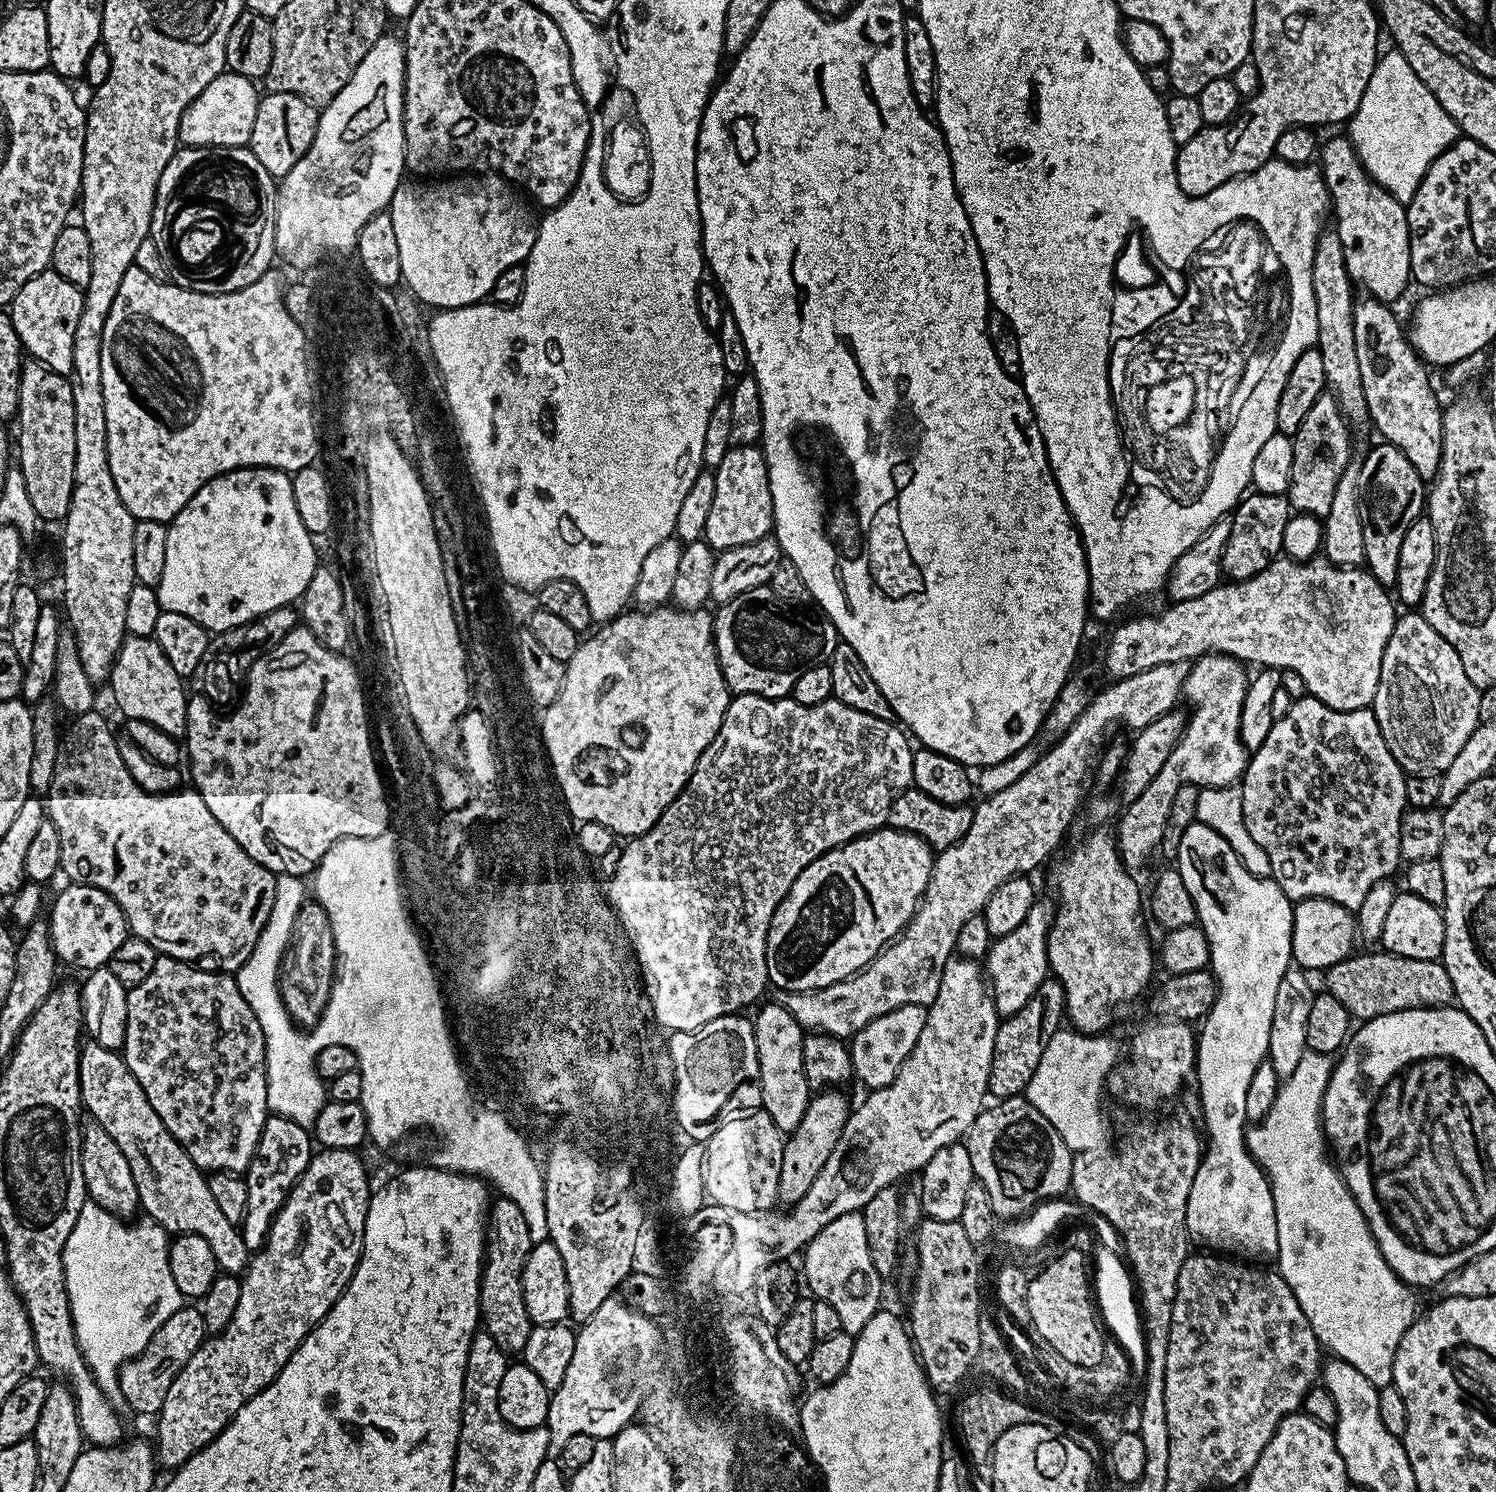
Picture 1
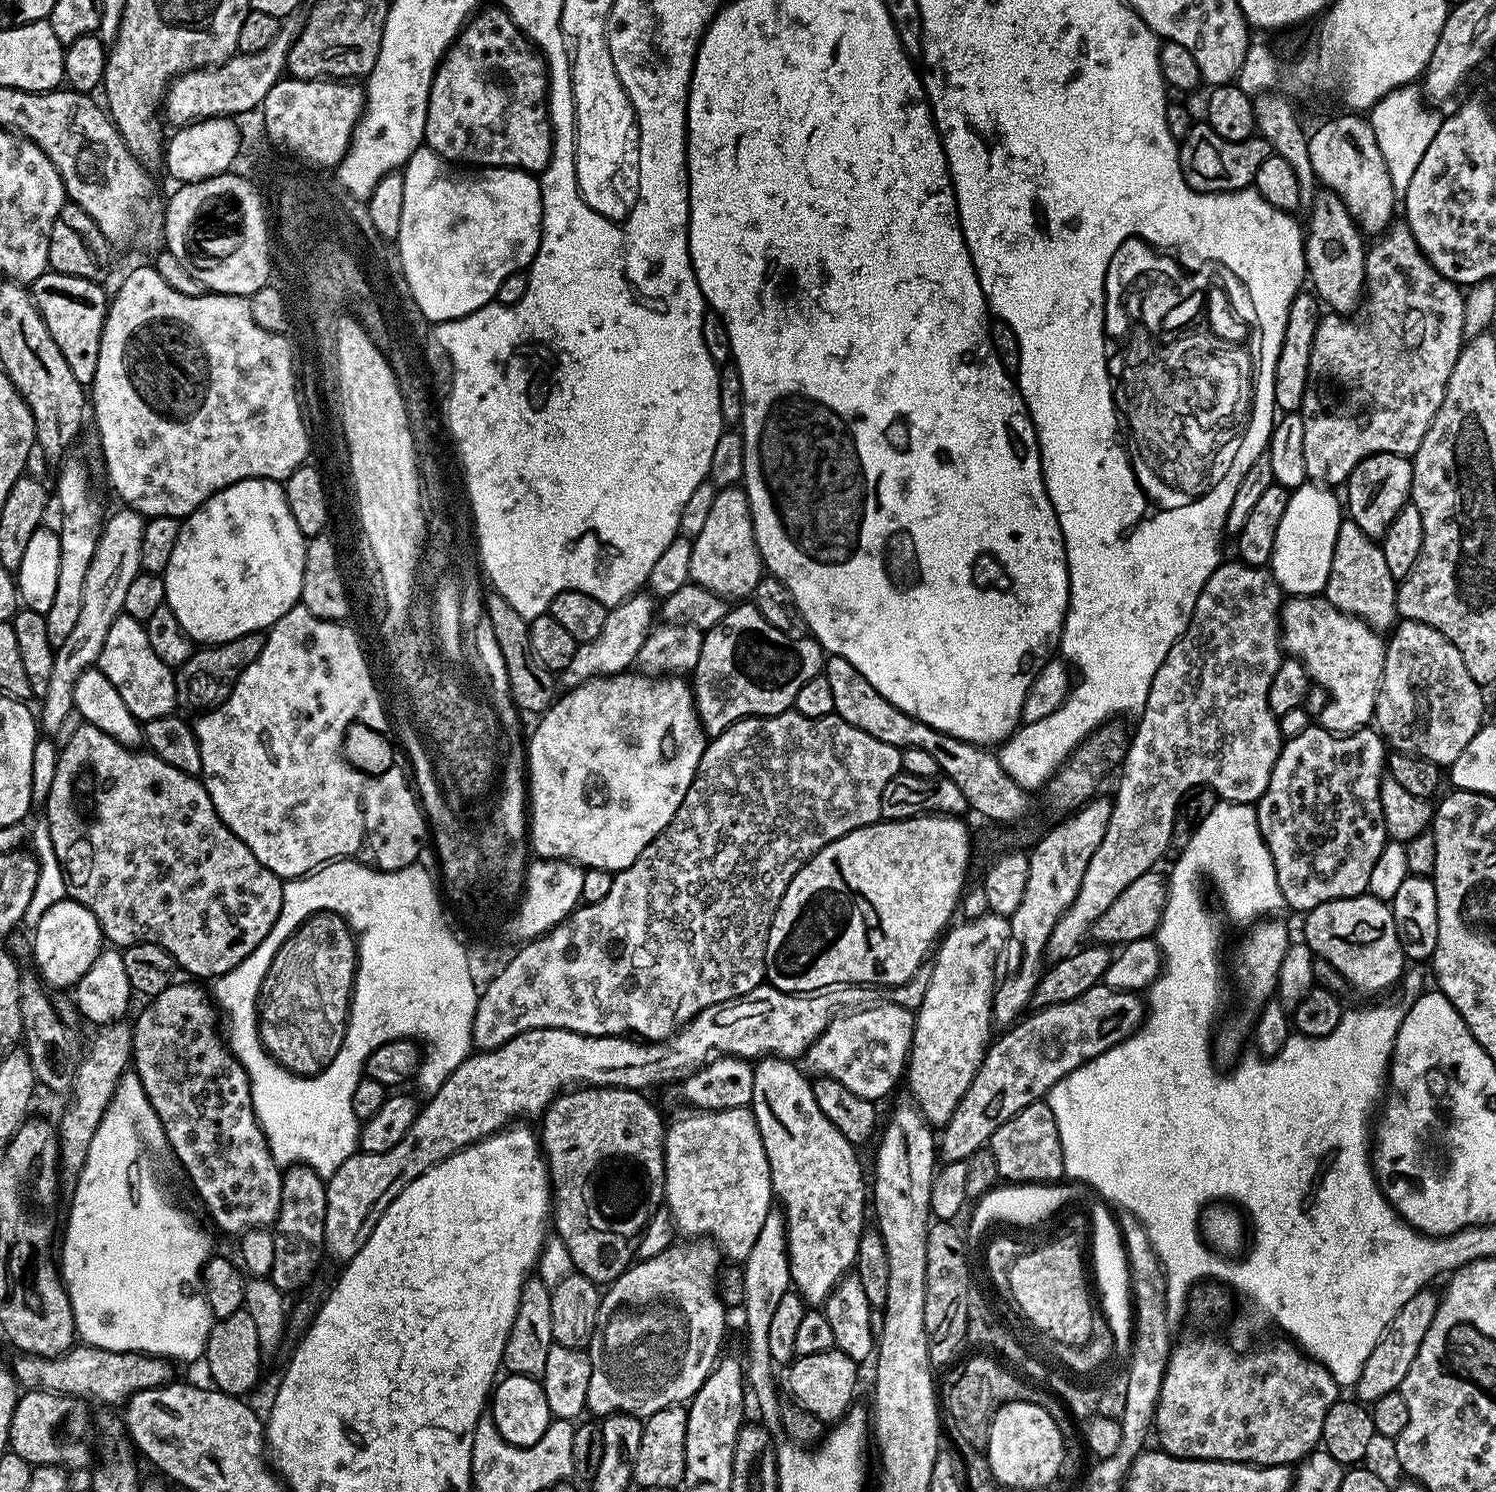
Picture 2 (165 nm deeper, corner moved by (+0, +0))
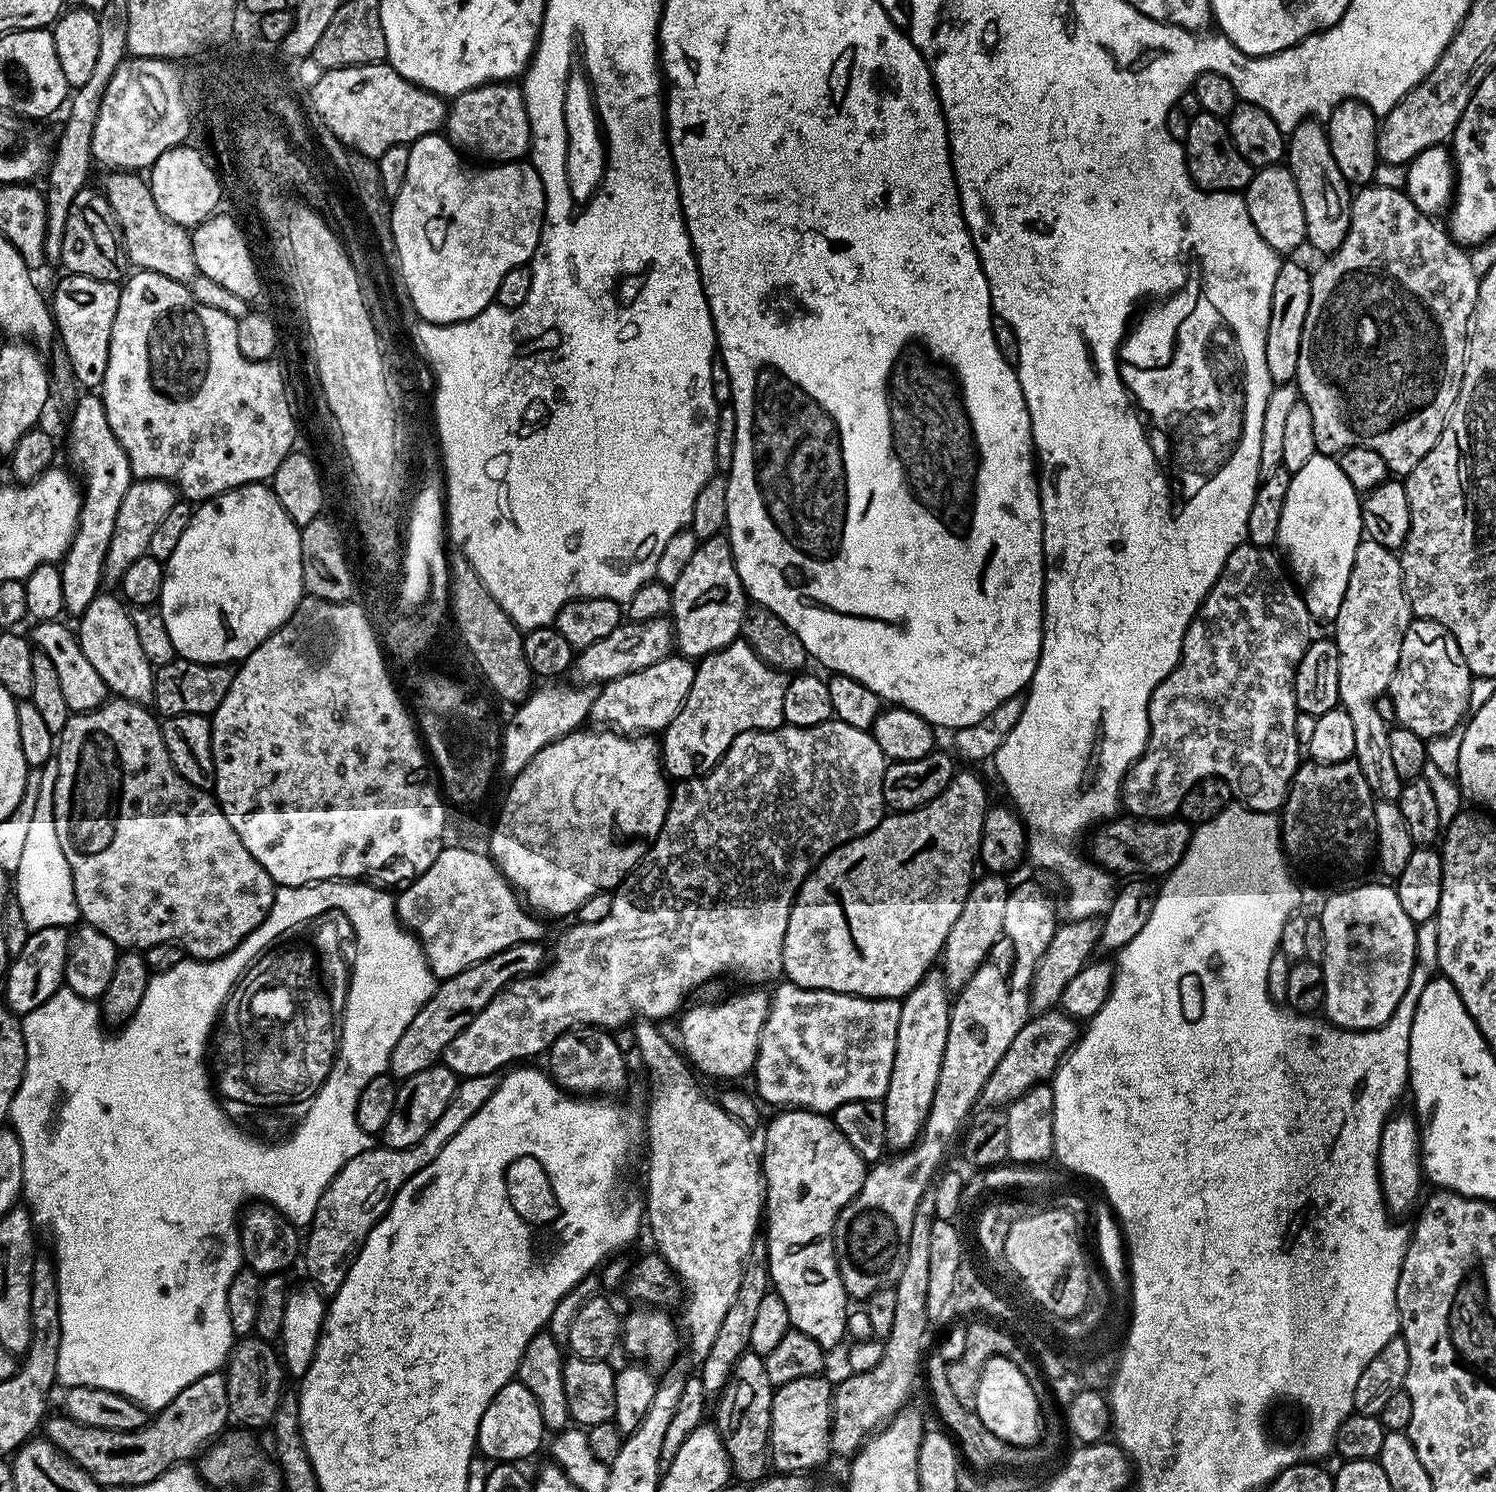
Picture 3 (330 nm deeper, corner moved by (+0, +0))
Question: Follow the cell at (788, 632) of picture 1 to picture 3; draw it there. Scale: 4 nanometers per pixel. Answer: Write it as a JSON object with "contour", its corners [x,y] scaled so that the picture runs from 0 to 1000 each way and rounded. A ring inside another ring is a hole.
{"contour":[[[493,428],[489,432],[485,432],[483,436],[475,437],[474,440],[470,440],[465,445],[465,451],[464,452],[464,457],[461,460],[461,462],[457,468],[457,473],[453,476],[453,479],[450,483],[447,485],[446,488],[443,489],[443,494],[443,514],[450,523],[457,524],[458,523],[463,523],[465,520],[471,520],[475,515],[477,514],[485,505],[485,503],[491,497],[491,495],[493,495],[493,492],[497,491],[509,491],[509,489],[515,489],[515,488],[520,488],[524,485],[524,479],[523,479],[523,468],[525,465],[525,460],[527,459],[527,454],[522,450],[520,448],[515,448],[512,443],[501,433],[497,428]]]}

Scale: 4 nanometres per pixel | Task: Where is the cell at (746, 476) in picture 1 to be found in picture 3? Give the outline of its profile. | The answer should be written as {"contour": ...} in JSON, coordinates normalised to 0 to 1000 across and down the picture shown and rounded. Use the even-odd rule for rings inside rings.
{"contour":[[[482,358],[466,364],[464,374],[461,374],[459,382],[456,382],[456,387],[453,387],[453,390],[448,395],[448,415],[451,419],[451,432],[454,439],[470,441],[475,437],[483,436],[495,426],[499,397],[496,387],[493,387],[486,359]]]}

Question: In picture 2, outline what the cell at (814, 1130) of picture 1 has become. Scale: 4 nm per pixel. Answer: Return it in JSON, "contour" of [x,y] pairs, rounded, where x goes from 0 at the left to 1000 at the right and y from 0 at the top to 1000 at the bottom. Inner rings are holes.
{"contour":[[[517,811],[512,814],[512,819],[509,819],[509,824],[507,826],[507,832],[501,837],[500,842],[496,845],[498,854],[498,873],[496,876],[497,885],[500,887],[500,912],[499,911],[499,928],[501,931],[501,936],[505,938],[505,941],[511,946],[514,946],[516,950],[521,950],[522,936],[519,936],[519,922],[516,920],[517,912],[515,908],[515,899],[512,899],[512,894],[515,894],[515,885],[517,883],[517,878],[523,867],[528,865],[529,855],[528,854],[528,846],[527,845],[527,825],[524,821],[524,813],[521,811]]]}

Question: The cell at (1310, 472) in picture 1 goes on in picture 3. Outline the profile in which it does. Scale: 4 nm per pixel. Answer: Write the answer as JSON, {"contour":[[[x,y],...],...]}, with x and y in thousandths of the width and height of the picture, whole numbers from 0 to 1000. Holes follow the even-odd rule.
{"contour":[[[912,125],[904,131],[904,140],[902,141],[902,154],[900,154],[900,160],[897,162],[897,165],[894,165],[893,169],[890,170],[882,178],[880,178],[880,182],[876,183],[877,191],[876,192],[876,208],[873,208],[873,216],[870,218],[870,229],[868,235],[868,248],[866,249],[866,254],[865,255],[869,261],[869,267],[873,272],[876,272],[876,278],[878,280],[878,299],[880,304],[883,306],[895,306],[896,304],[899,303],[901,300],[915,300],[921,304],[924,304],[924,307],[926,310],[928,317],[932,318],[934,320],[941,320],[941,317],[945,315],[945,312],[948,312],[948,310],[951,310],[951,307],[953,307],[953,304],[956,304],[956,302],[961,296],[961,294],[964,291],[965,284],[968,282],[968,279],[971,276],[971,273],[973,271],[973,267],[976,263],[976,257],[979,253],[979,236],[981,234],[981,218],[984,216],[985,210],[985,205],[988,200],[988,192],[989,191],[989,186],[985,184],[985,178],[983,178],[983,171],[977,164],[974,164],[965,152],[963,153],[959,150],[958,145],[955,143],[948,141],[948,138],[945,138],[945,135],[941,131],[941,128],[935,126],[923,126],[922,125]]]}

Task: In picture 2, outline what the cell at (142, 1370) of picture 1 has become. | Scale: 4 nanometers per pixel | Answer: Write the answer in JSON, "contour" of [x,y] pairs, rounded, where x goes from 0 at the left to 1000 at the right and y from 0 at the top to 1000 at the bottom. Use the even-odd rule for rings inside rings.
{"contour":[[[51,900],[50,902],[42,906],[41,909],[20,909],[18,908],[11,908],[11,912],[7,912],[7,916],[11,922],[11,926],[14,931],[31,932],[31,933],[38,933],[42,936],[53,937],[54,939],[65,938],[67,942],[75,942],[72,941],[78,941],[82,942],[86,940],[86,937],[92,934],[95,932],[101,930],[108,930],[110,928],[116,927],[115,917],[116,912],[108,909],[98,909],[96,906],[77,906],[70,903],[64,903],[62,901]]]}

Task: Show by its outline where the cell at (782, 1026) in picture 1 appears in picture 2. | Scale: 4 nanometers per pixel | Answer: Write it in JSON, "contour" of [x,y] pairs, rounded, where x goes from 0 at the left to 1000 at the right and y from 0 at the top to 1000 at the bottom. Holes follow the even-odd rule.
{"contour":[[[520,707],[506,710],[503,716],[504,731],[501,742],[509,760],[509,768],[512,768],[516,798],[524,813],[529,861],[541,875],[548,875],[556,868],[559,861],[568,855],[568,851],[572,847],[574,832],[579,825],[579,788],[578,791],[575,777],[572,775],[573,767],[568,765],[559,757],[557,752],[555,752],[555,749],[552,749],[549,744],[547,744],[547,739],[544,739],[543,724],[531,714],[529,710]]]}

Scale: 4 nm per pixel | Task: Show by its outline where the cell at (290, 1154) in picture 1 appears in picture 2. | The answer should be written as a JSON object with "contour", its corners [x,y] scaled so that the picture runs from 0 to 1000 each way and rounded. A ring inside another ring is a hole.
{"contour":[[[205,780],[193,782],[189,786],[187,812],[183,821],[183,849],[181,859],[191,867],[198,866],[211,853],[214,842],[217,841],[217,825],[218,824],[218,794]]]}

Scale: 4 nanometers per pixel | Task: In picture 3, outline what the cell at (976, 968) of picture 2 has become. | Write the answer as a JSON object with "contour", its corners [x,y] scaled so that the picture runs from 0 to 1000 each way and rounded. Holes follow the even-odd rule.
{"contour":[[[662,586],[659,588],[652,590],[646,599],[646,605],[643,607],[643,613],[640,613],[638,621],[635,621],[635,626],[631,632],[630,639],[630,651],[631,659],[634,663],[641,664],[648,658],[648,655],[655,649],[658,648],[660,637],[671,627],[671,616],[672,615],[672,602],[675,597],[672,588]]]}

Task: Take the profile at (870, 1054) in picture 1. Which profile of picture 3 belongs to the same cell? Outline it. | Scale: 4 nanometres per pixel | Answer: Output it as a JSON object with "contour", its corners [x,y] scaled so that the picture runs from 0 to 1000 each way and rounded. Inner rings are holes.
{"contour":[[[529,658],[523,659],[519,659],[519,666],[515,666],[514,680],[509,691],[504,716],[505,734],[511,741],[519,740],[518,742],[521,744],[539,743],[549,747],[558,746],[559,743],[566,739],[590,736],[598,714],[602,670],[584,670],[582,668],[550,665],[548,662],[534,662]]]}

